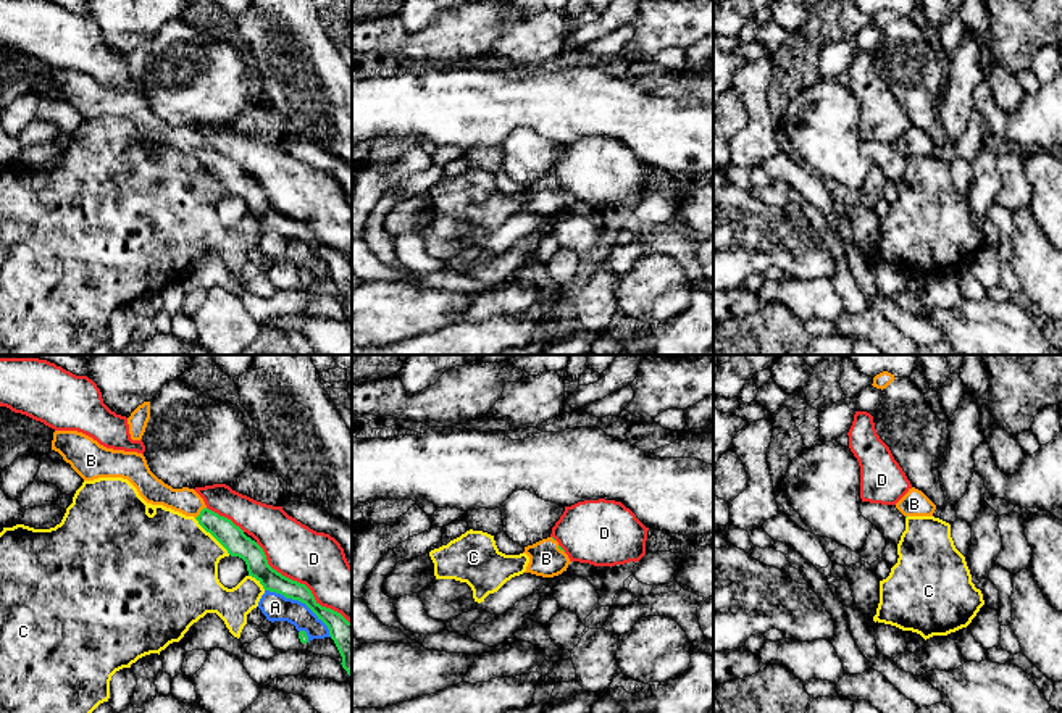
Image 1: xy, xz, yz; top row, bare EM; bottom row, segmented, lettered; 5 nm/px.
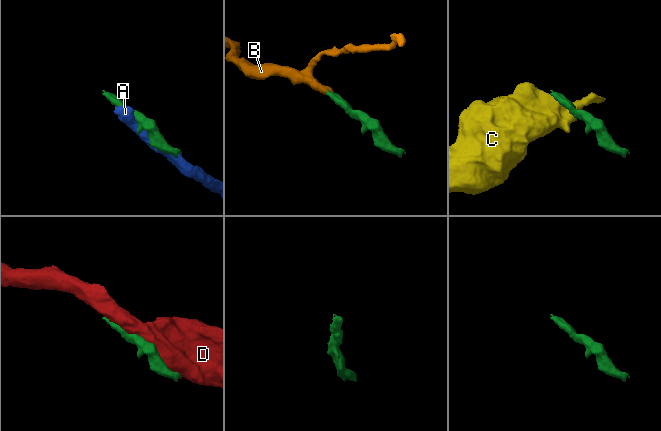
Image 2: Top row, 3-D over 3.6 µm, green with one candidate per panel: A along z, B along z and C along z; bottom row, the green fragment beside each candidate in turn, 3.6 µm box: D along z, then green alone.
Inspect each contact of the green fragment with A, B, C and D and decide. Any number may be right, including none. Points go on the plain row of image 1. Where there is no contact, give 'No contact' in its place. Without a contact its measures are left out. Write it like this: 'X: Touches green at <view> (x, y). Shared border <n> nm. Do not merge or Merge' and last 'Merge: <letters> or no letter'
A: Touches green at xy (301, 239). Shared border 400 nm. Do not merge
B: Touches green at xy (200, 152). Shared border 80 nm. Merge
C: Touches green at xy (212, 173). Shared border 260 nm. Do not merge
D: Touches green at xy (299, 221). Shared border 650 nm. Do not merge
Merge: B

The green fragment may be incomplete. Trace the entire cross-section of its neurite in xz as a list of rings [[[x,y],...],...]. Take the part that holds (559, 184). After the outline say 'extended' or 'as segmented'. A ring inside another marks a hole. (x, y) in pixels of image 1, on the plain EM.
[[[554,176],[542,177],[533,184],[525,186],[529,202],[525,211],[542,216],[554,216],[567,210],[571,202],[565,189]]] | extended

